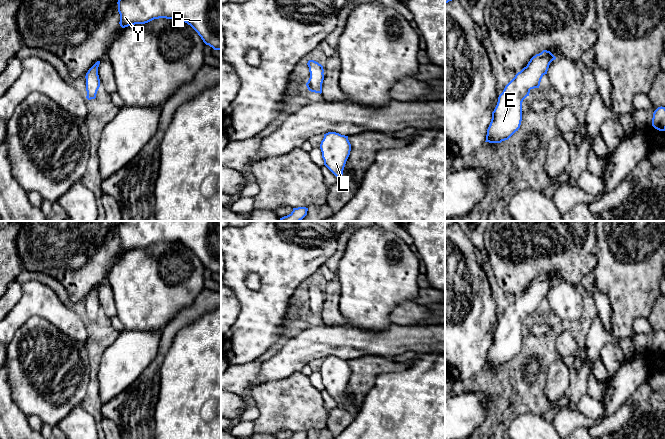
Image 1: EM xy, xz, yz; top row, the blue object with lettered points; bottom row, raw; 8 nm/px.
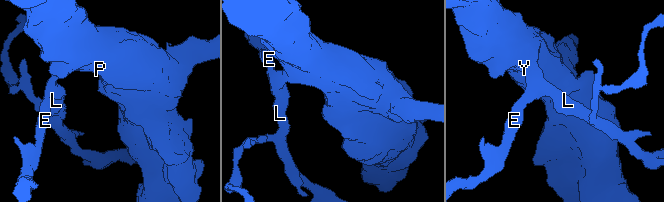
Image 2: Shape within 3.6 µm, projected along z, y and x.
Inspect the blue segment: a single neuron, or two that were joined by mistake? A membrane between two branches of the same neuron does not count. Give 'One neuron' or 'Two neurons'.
One neuron

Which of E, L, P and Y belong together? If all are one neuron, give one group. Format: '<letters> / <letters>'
E L P Y

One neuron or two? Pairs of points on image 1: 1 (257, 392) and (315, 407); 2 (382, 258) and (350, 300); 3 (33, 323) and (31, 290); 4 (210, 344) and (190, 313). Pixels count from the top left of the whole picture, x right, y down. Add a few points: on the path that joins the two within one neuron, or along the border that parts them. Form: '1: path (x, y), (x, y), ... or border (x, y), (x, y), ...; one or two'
1: path (271, 398), (282, 404), (295, 404), (301, 407); one
2: path (378, 268), (376, 274), (360, 290); one
3: border (54, 325), (41, 317), (30, 316), (15, 331); two
4: border (210, 311), (184, 326), (176, 334); two

